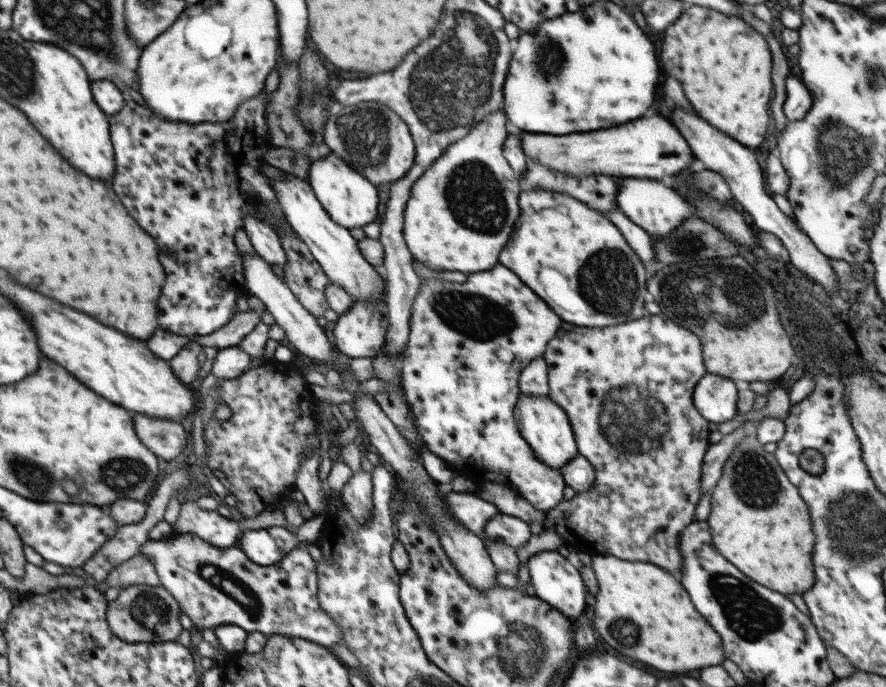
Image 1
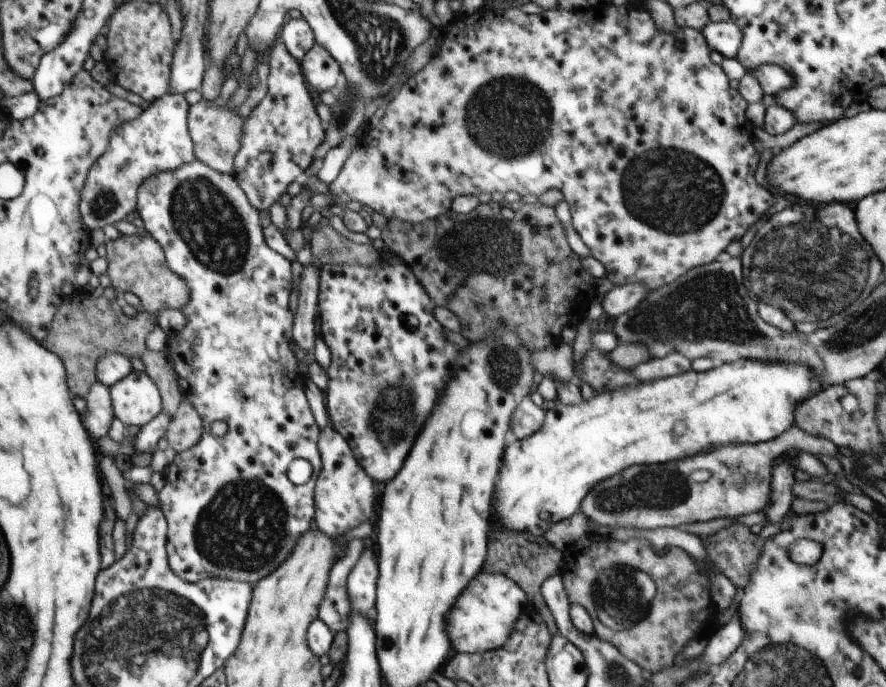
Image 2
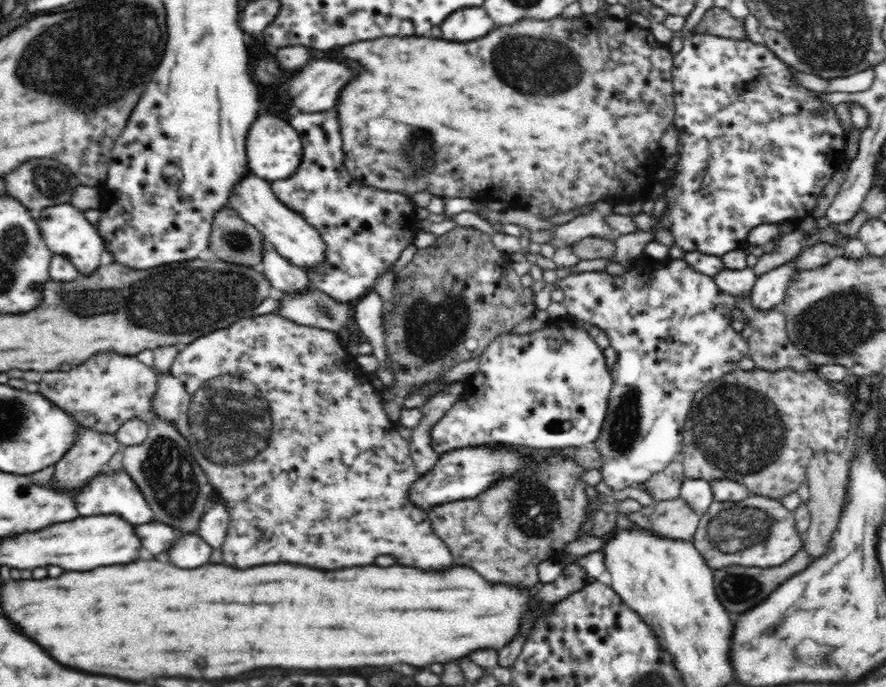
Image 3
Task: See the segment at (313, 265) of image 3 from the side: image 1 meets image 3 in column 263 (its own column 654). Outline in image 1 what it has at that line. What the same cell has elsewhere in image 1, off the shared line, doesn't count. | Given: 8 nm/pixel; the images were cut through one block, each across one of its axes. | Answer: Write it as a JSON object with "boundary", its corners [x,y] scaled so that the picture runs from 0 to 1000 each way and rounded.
{"boundary":[[[707,258],[700,266],[695,288],[698,288],[698,303],[702,310],[707,310],[713,323],[729,335],[736,349],[740,349],[740,342],[745,345],[754,342],[777,316],[787,311],[786,306],[772,291],[771,284],[761,278],[753,263],[745,261]]]}

